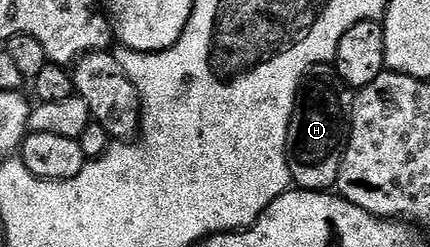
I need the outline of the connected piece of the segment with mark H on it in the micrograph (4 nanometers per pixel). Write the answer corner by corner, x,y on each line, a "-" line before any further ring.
321,66
311,69
304,77
298,96
288,127
288,169
292,184
305,192
335,189
342,158
348,149
356,92
337,74
335,67

